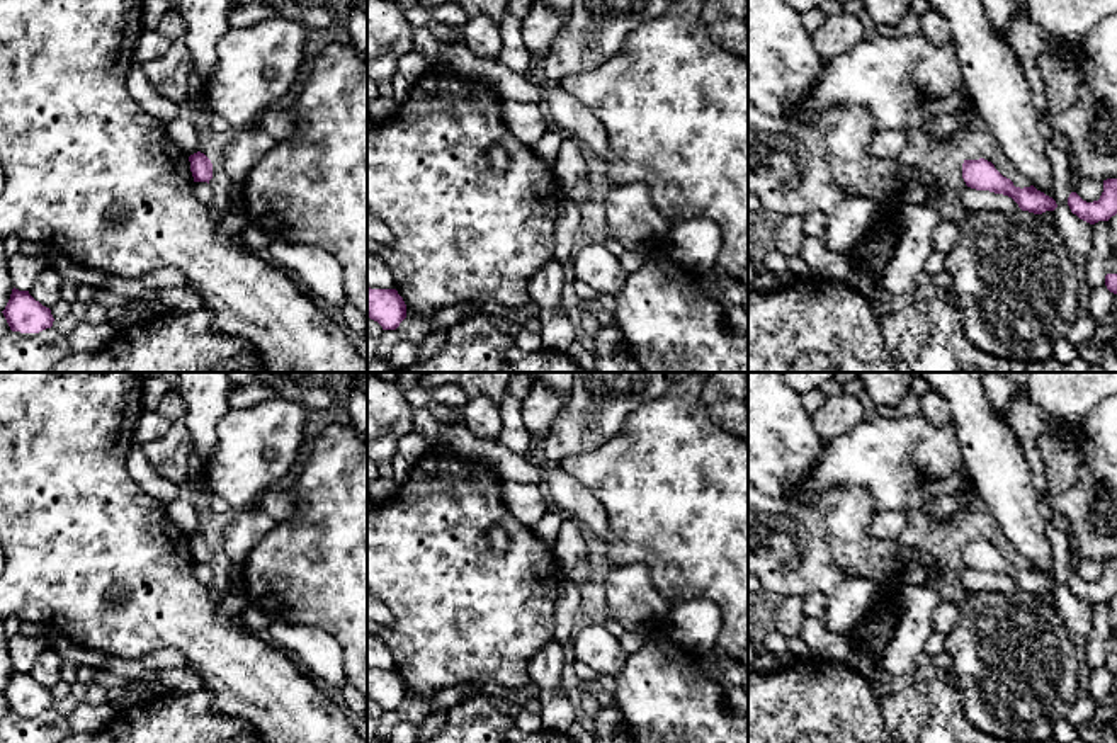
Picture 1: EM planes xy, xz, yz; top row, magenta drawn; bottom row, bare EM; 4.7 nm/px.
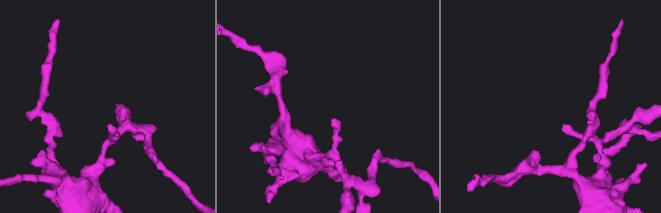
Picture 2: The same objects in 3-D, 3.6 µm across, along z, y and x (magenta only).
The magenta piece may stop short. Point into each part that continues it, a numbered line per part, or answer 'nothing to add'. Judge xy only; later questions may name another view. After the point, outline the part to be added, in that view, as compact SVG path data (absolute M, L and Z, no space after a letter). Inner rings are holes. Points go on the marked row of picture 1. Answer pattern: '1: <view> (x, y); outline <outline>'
nothing to add

